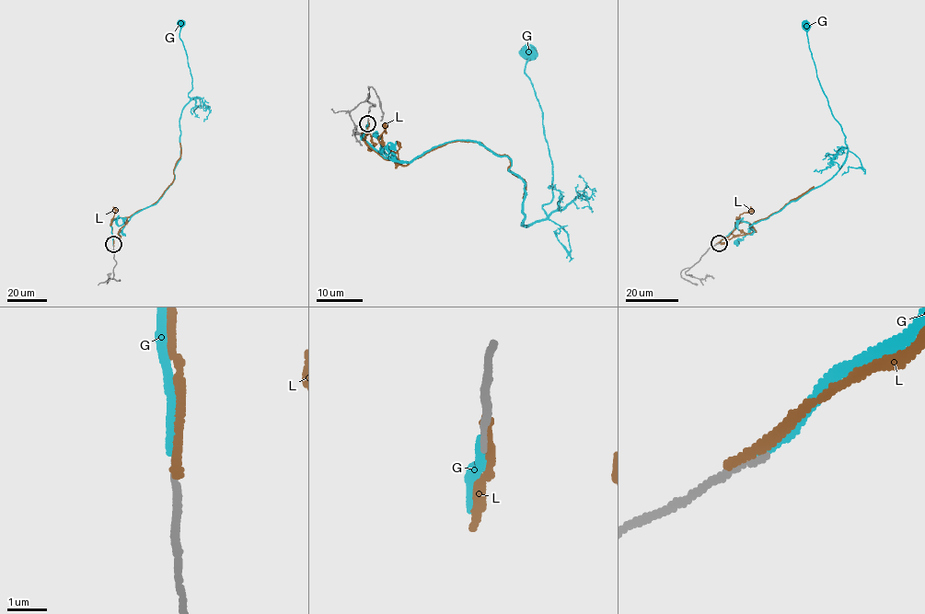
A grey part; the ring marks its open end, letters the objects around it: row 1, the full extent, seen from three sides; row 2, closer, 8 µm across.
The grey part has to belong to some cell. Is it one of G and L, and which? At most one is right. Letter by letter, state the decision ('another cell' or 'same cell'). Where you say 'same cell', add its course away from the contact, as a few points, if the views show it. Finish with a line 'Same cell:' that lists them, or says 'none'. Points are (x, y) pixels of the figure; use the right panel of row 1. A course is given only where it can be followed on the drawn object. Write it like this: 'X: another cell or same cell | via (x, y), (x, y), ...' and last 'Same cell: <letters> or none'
G: another cell
L: another cell
Same cell: none

